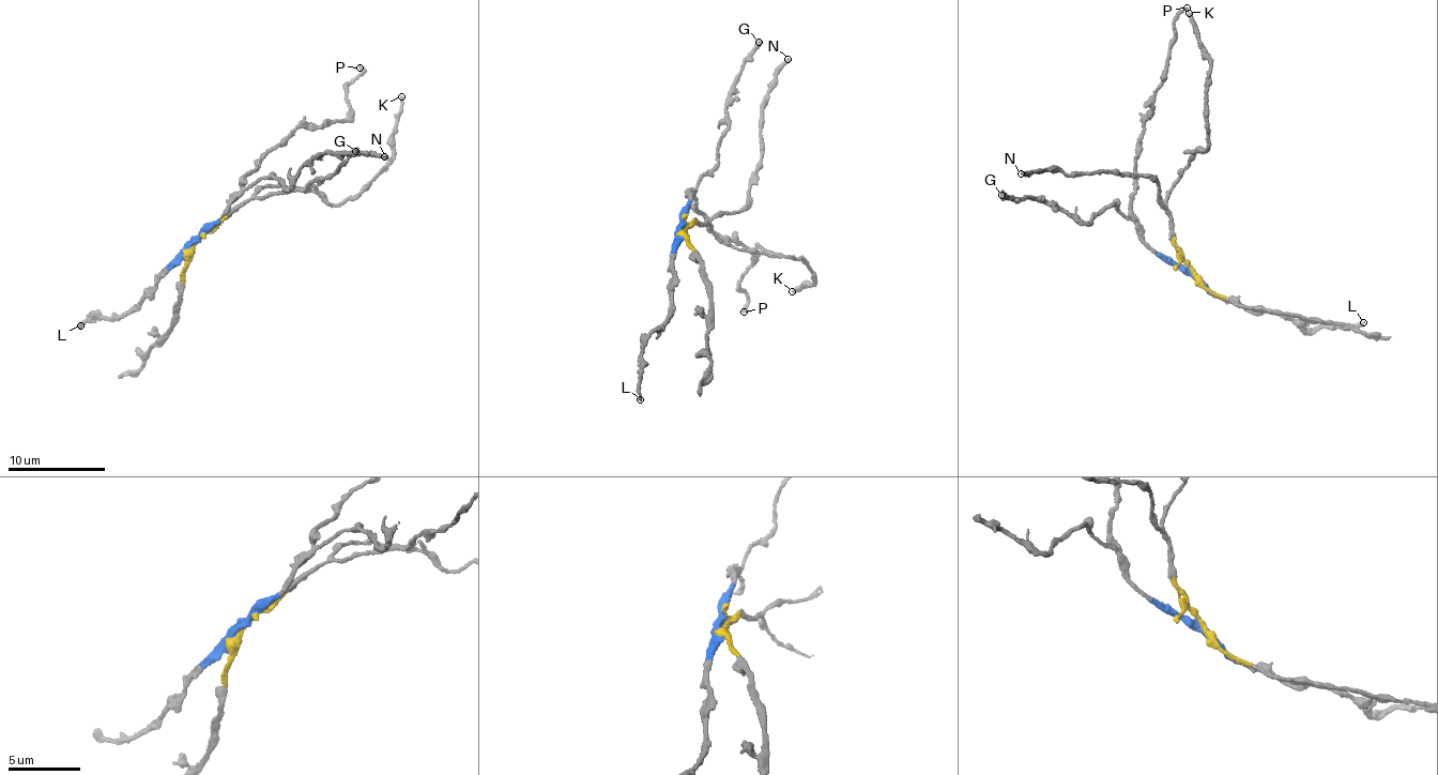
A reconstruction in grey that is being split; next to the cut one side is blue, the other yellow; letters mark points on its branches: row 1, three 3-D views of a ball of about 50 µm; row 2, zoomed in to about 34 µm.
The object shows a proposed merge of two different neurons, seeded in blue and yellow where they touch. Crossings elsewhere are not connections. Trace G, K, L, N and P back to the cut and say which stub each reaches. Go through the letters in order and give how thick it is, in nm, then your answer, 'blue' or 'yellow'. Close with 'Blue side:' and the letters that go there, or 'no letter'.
G: 440 nm | blue
K: 200 nm | yellow
L: 240 nm | blue
N: 260 nm | yellow
P: 240 nm | blue
Blue side: G, L, P

